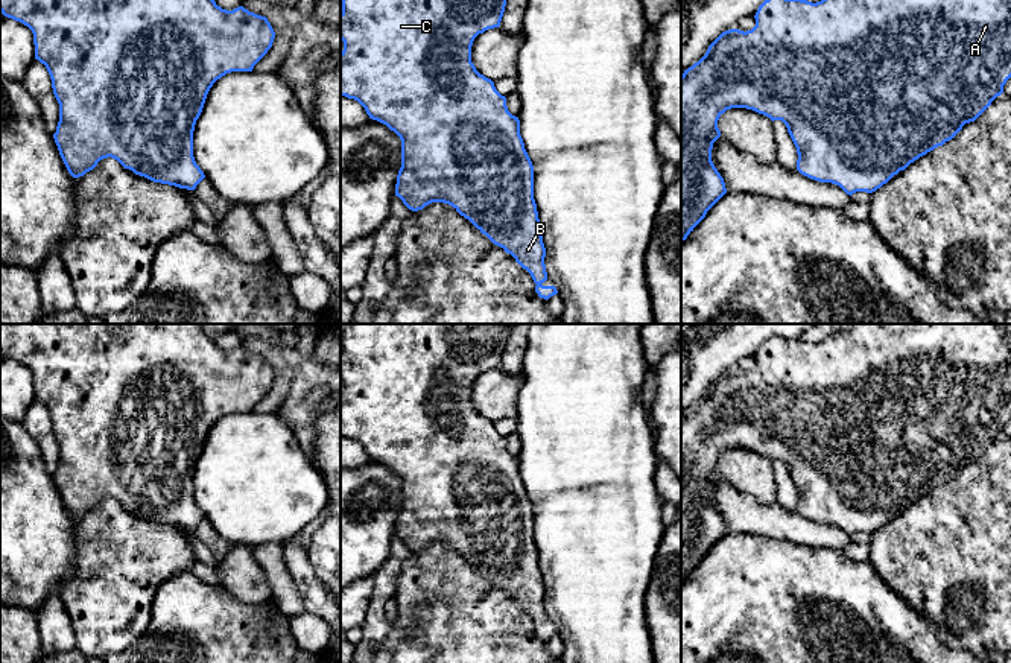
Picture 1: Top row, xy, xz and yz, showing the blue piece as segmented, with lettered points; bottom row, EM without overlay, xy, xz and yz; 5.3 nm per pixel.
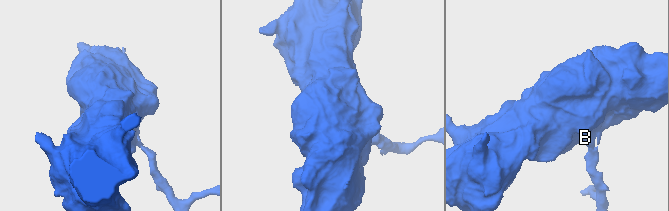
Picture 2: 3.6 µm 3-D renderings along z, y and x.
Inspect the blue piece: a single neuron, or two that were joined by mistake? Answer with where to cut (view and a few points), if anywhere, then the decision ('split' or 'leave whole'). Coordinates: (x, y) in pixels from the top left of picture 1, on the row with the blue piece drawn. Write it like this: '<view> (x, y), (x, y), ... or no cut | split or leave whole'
no cut | leave whole

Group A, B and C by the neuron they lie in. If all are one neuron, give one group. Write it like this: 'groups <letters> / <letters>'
groups A B C

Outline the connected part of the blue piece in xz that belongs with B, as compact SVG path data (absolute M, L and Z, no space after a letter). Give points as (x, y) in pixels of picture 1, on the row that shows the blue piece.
M342 0L341 12L341 40L344 50L341 52L341 96L357 100L369 116L369 119L386 125L401 140L401 167L397 175L395 196L412 210L423 210L432 202L444 202L452 205L461 216L468 219L482 234L494 245L511 254L515 262L526 269L540 298L549 300L556 295L555 286L544 286L547 280L544 257L546 248L540 231L540 219L534 199L534 166L525 149L520 135L520 120L512 116L506 106L506 97L502 96L494 82L480 75L471 62L471 46L479 33L500 26L506 0Z

